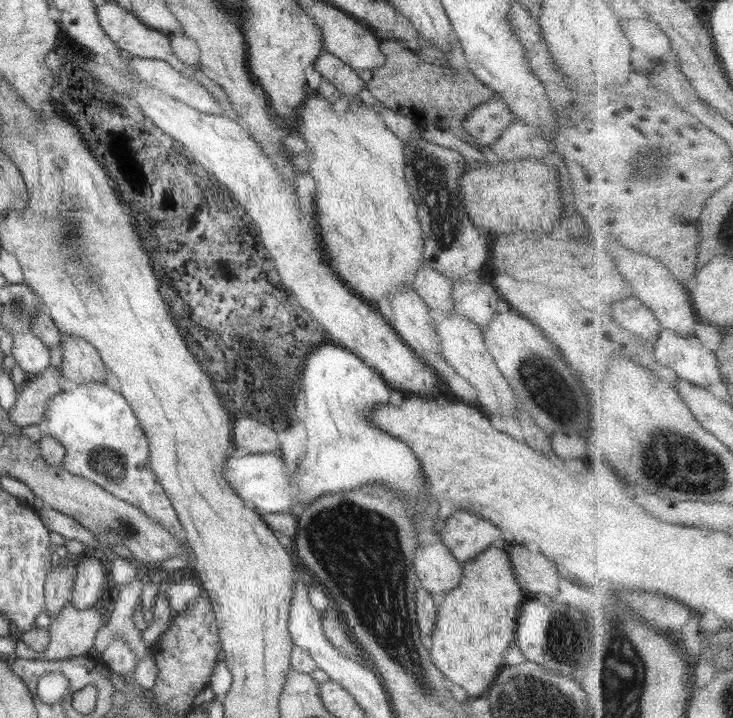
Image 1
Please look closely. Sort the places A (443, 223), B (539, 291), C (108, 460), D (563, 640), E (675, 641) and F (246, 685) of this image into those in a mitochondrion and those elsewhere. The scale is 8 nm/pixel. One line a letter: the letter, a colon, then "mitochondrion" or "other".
A: mitochondrion
B: other
C: mitochondrion
D: mitochondrion
E: other
F: other

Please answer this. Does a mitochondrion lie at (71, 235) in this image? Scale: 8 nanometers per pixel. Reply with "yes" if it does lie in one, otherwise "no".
yes

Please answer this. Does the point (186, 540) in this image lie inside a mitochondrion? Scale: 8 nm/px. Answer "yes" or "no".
no

